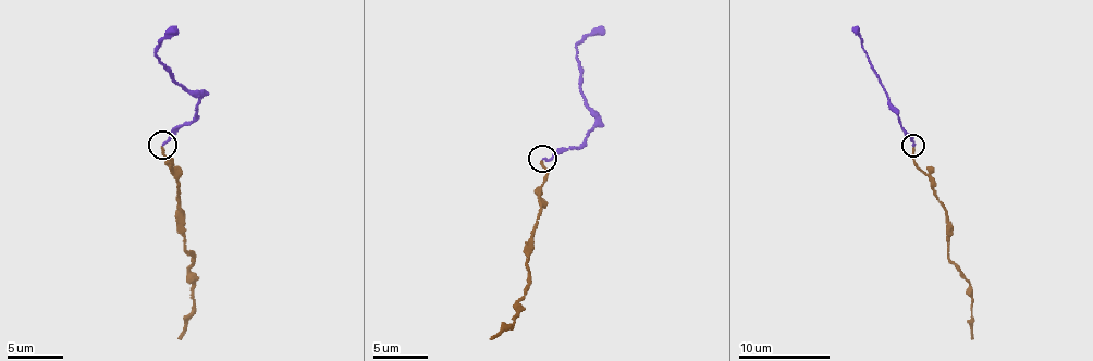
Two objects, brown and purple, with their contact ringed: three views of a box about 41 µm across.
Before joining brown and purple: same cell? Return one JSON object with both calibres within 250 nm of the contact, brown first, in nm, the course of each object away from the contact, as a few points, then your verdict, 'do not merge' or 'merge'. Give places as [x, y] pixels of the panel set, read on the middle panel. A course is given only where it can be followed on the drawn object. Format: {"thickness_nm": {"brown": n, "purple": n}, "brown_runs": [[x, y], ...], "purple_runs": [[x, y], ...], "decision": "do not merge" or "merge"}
{"thickness_nm": {"brown": 190, "purple": 170}, "brown_runs": [[542, 159], [547, 175], [525, 263], [527, 286], [515, 307], [516, 314], [508, 331], [490, 337]], "purple_runs": [[543, 158], [579, 146], [591, 131], [596, 119], [580, 89], [576, 46], [581, 39], [604, 33]], "decision": "merge"}

